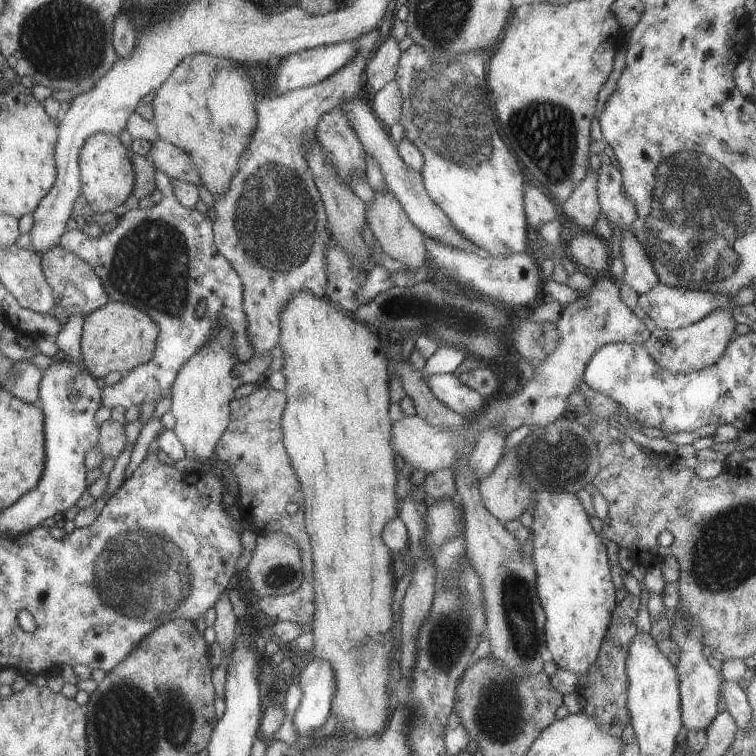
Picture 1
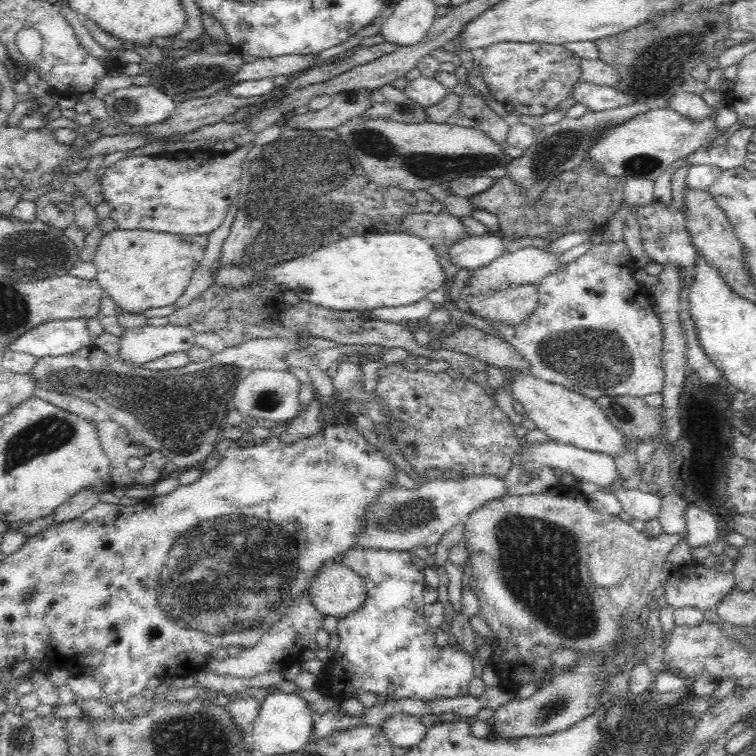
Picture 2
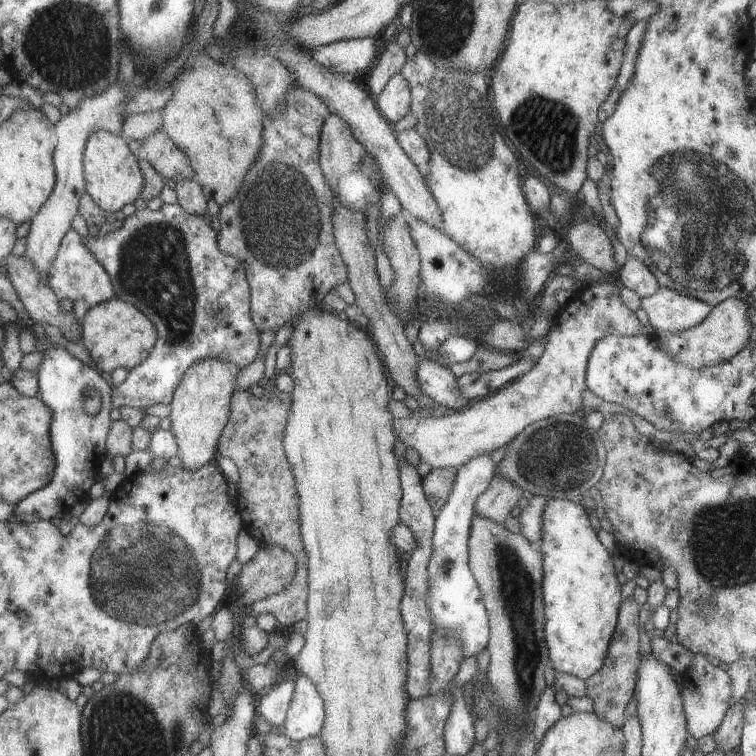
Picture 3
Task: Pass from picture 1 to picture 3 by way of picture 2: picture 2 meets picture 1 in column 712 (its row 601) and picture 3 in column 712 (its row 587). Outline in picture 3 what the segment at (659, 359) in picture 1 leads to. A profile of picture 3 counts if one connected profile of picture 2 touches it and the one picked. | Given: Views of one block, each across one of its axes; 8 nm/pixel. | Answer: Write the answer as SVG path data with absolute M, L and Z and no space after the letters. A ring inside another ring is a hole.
M730 297L710 308L707 317L695 327L682 332L655 332L660 348L676 362L697 369L723 363L736 356L750 340L749 306L743 299Z

